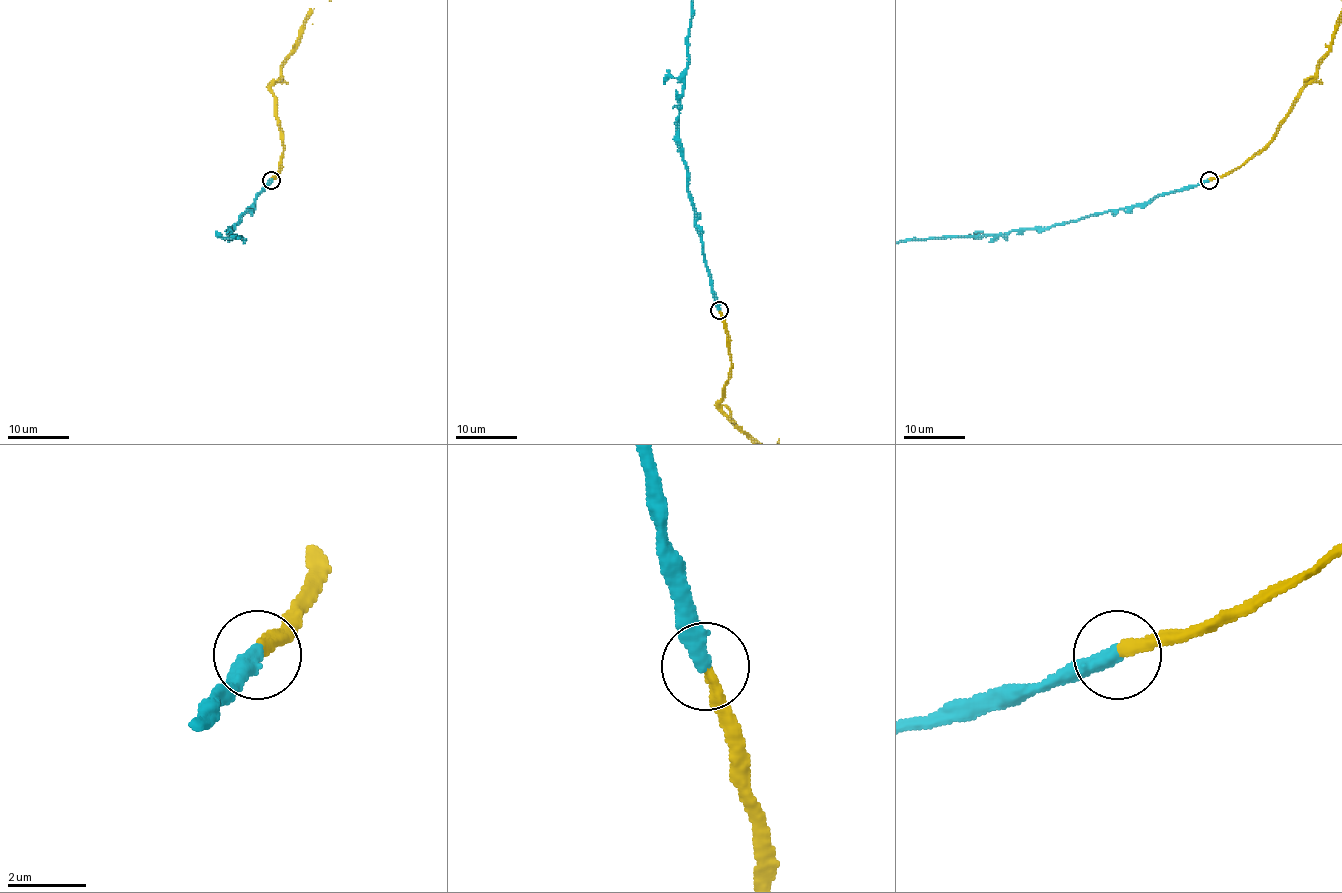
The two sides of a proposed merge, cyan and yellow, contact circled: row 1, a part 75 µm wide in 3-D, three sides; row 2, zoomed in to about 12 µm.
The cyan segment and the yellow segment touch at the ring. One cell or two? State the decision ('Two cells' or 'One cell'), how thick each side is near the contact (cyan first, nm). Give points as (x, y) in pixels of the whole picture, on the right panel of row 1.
One cell. Thickness 440 nm (cyan) against 260 nm

